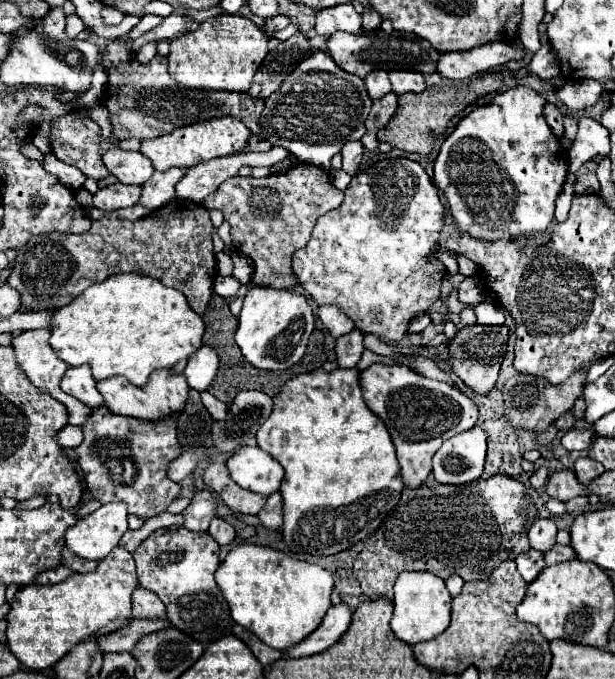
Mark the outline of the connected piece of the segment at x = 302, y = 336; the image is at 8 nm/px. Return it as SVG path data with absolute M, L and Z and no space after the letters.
M253 285L243 299L235 341L243 357L253 367L265 371L283 371L293 367L303 357L313 327L315 327L315 317L303 295L293 291Z

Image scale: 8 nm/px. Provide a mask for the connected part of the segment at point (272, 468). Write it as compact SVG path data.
M241 447L229 459L227 467L231 479L243 489L271 495L279 491L283 479L283 467L261 447Z

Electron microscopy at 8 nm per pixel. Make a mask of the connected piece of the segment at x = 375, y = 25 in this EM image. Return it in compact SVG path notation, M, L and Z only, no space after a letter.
M365 9L363 11L363 27L365 27L365 31L375 31L375 29L379 29L379 25L381 25L381 15L377 13L377 11L373 11L373 9Z

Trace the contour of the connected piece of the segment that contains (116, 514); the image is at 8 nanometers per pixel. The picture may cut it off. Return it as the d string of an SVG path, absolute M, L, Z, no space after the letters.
M105 503L97 511L81 517L77 525L69 527L65 533L65 541L75 555L101 561L111 553L125 531L127 505Z

